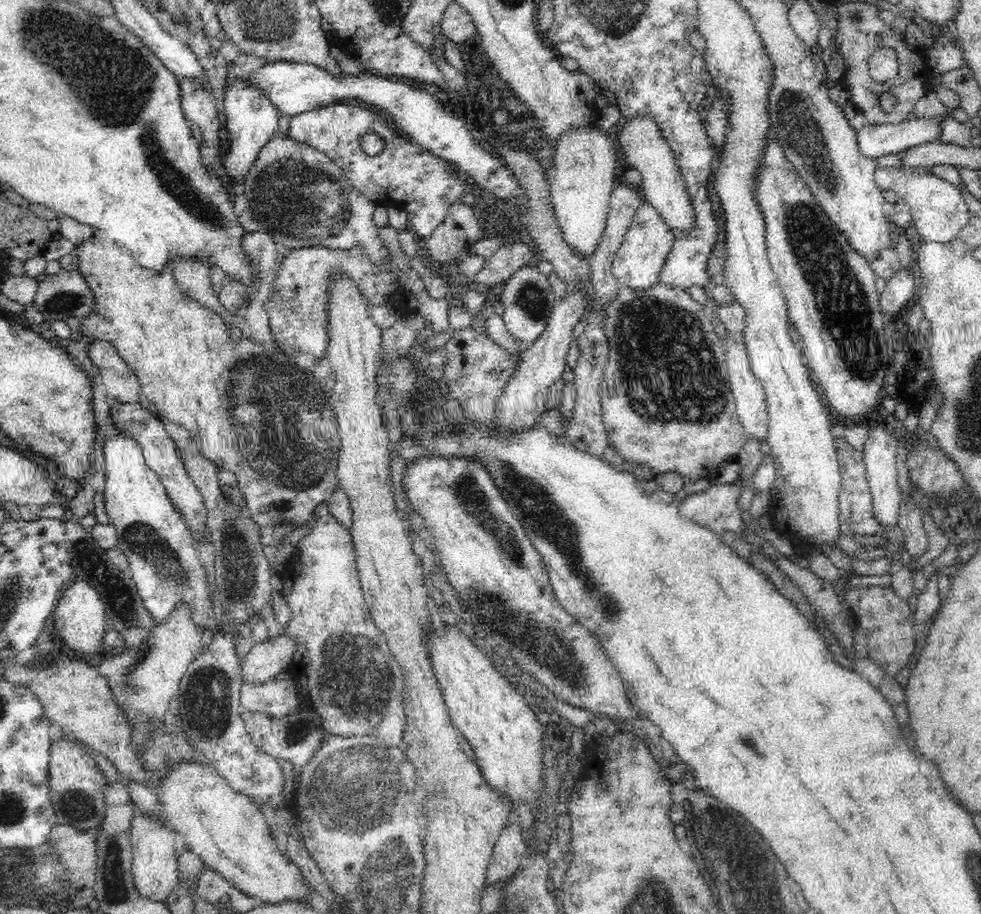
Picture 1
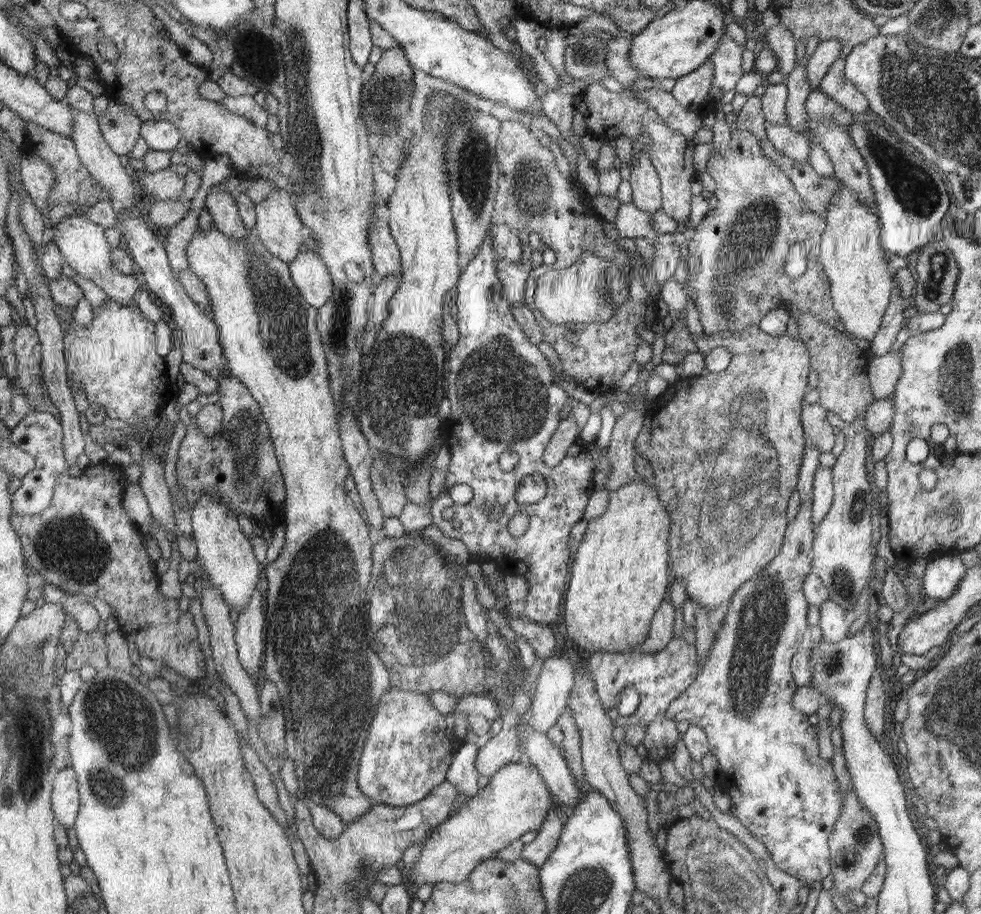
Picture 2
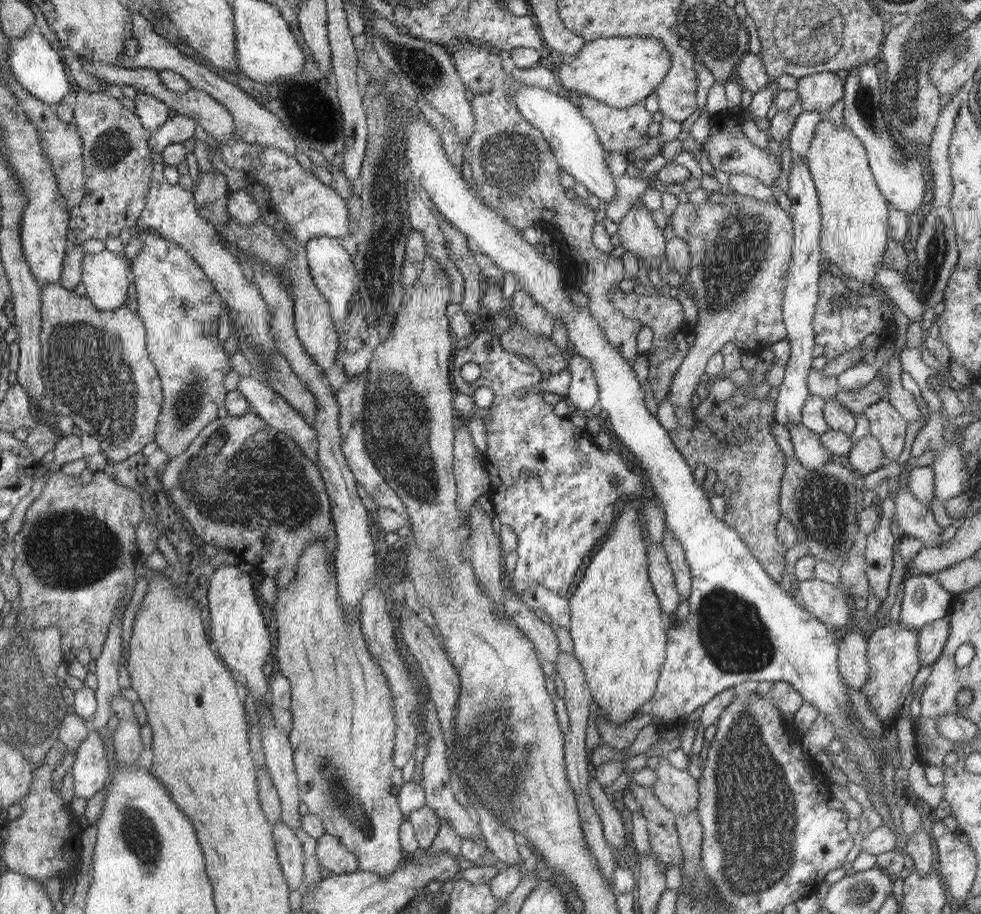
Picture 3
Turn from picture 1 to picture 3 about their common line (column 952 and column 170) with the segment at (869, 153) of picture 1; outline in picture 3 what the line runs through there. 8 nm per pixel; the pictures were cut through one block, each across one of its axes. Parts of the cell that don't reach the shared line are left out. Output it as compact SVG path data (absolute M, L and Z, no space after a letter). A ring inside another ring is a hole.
M137 91L133 100L135 113L148 132L160 128L170 118L168 114L172 108L163 99L156 98L156 95Z

